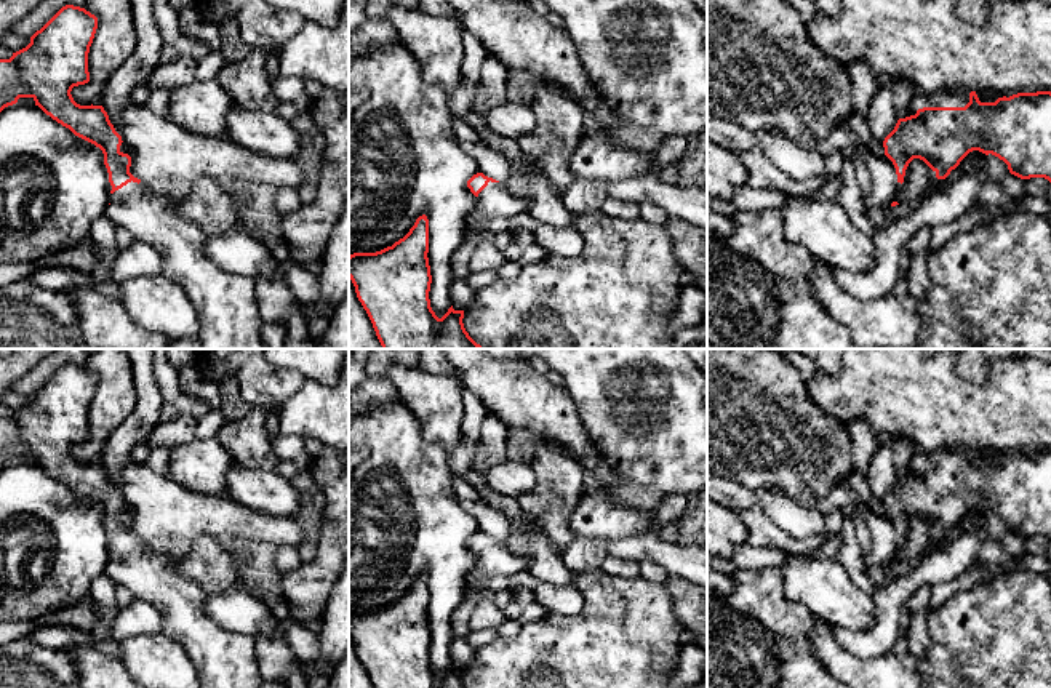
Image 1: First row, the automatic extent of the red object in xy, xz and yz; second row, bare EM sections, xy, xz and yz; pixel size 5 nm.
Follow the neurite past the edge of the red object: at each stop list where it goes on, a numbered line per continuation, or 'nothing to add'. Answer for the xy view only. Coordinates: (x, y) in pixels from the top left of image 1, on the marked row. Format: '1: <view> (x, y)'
1: xy (226, 303)

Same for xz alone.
1: xz (496, 200)

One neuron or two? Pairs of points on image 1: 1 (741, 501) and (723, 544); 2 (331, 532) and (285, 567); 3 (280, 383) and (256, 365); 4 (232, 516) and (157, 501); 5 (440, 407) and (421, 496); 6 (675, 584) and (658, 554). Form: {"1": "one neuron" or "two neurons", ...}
{"1": "two neurons", "2": "two neurons", "3": "one neuron", "4": "one neuron", "5": "two neurons", "6": "two neurons"}

